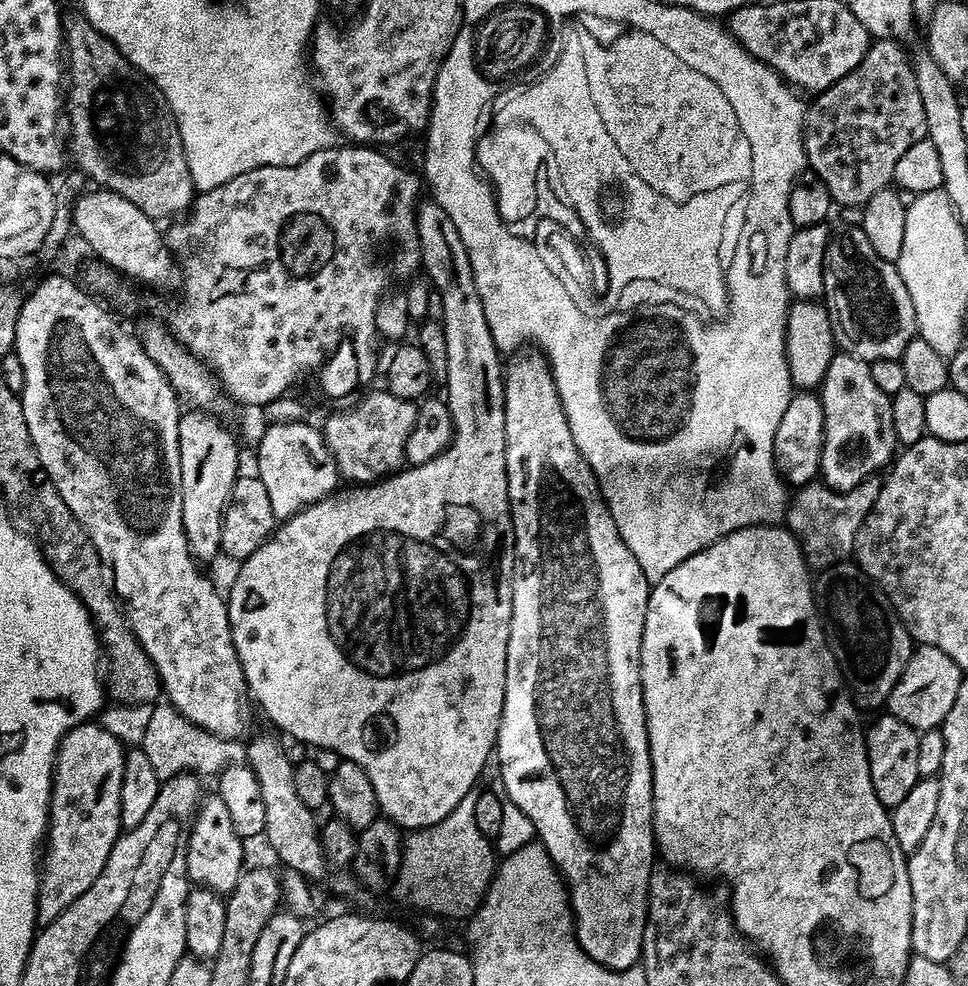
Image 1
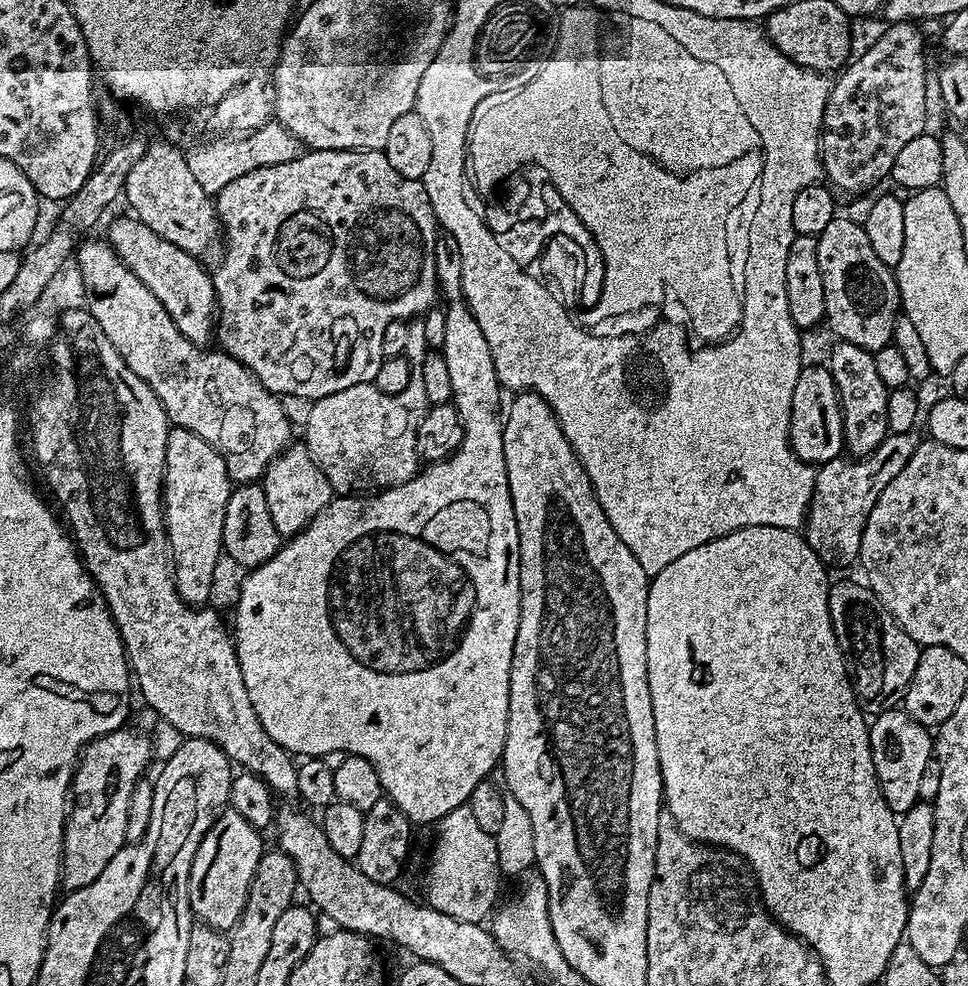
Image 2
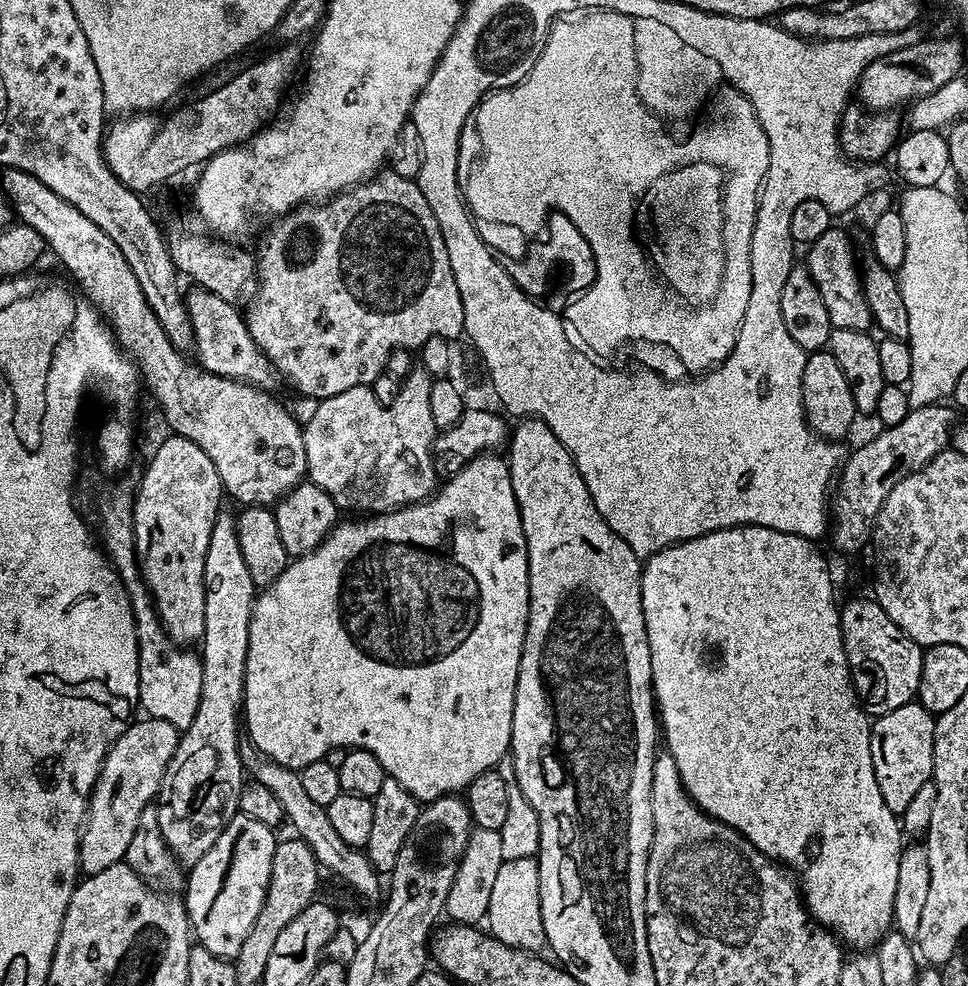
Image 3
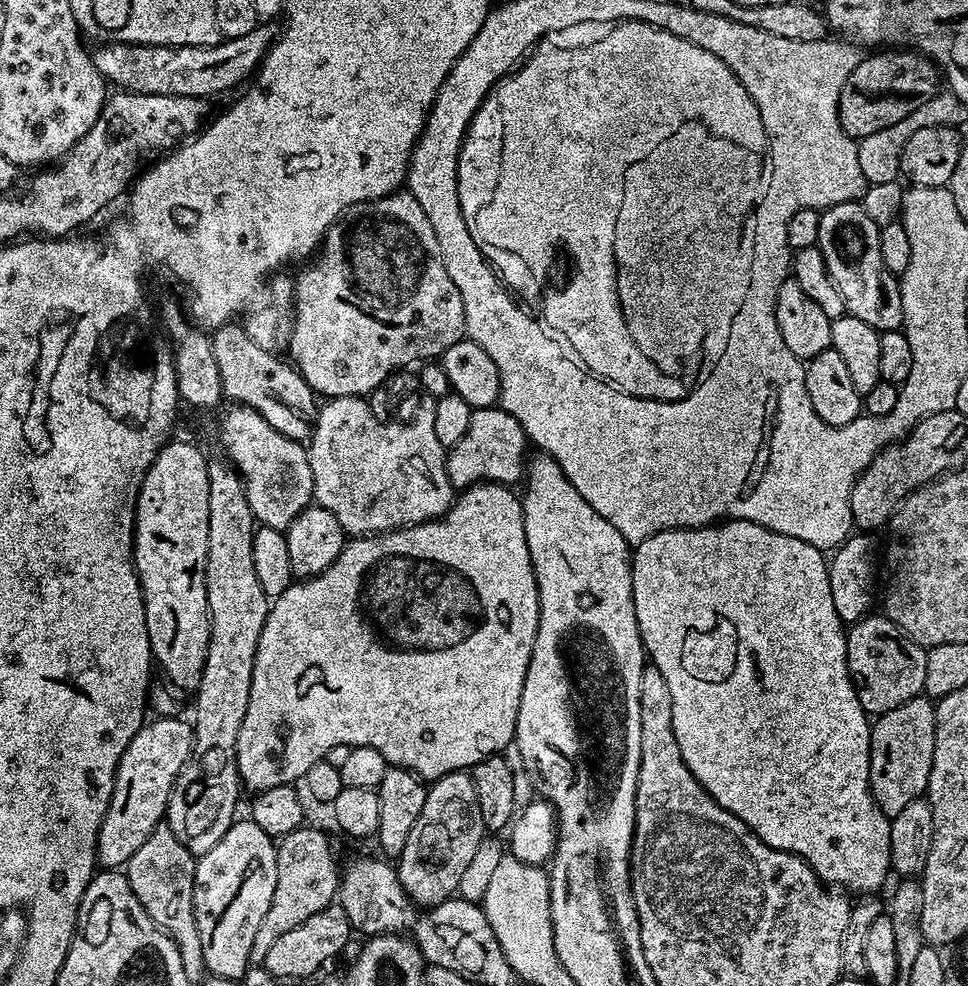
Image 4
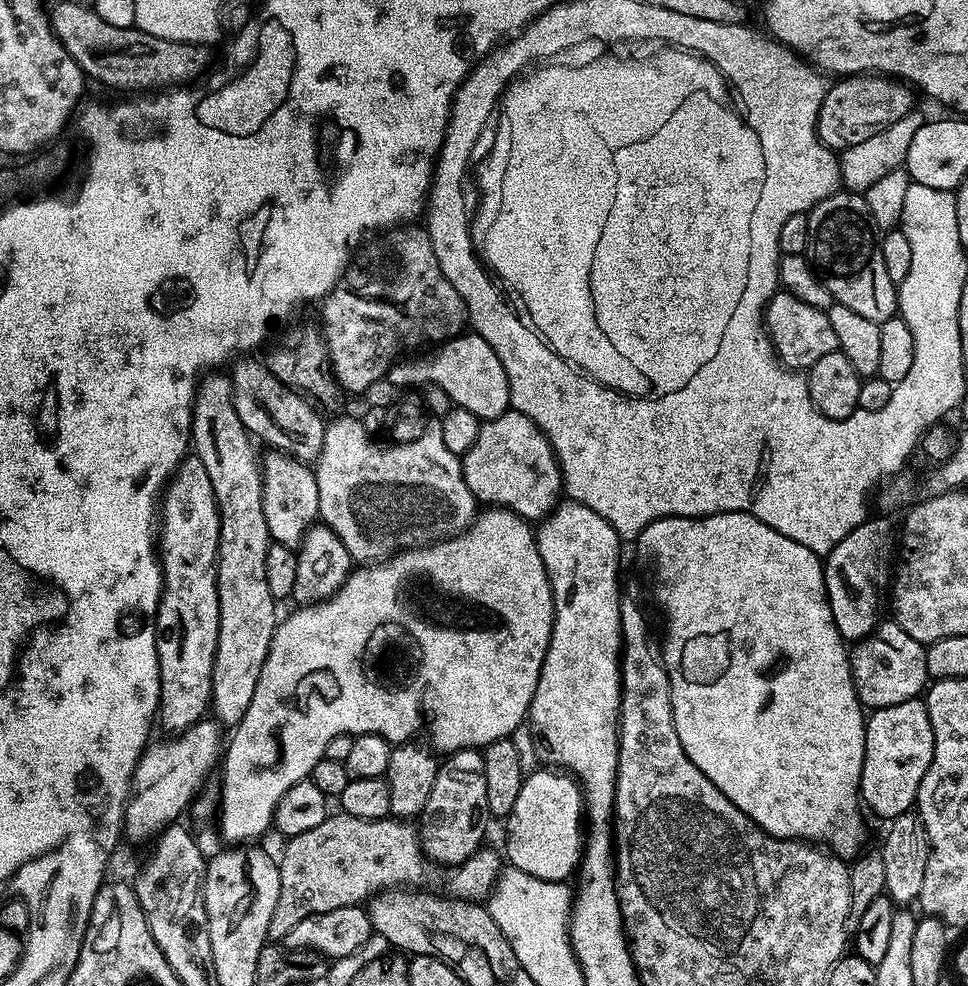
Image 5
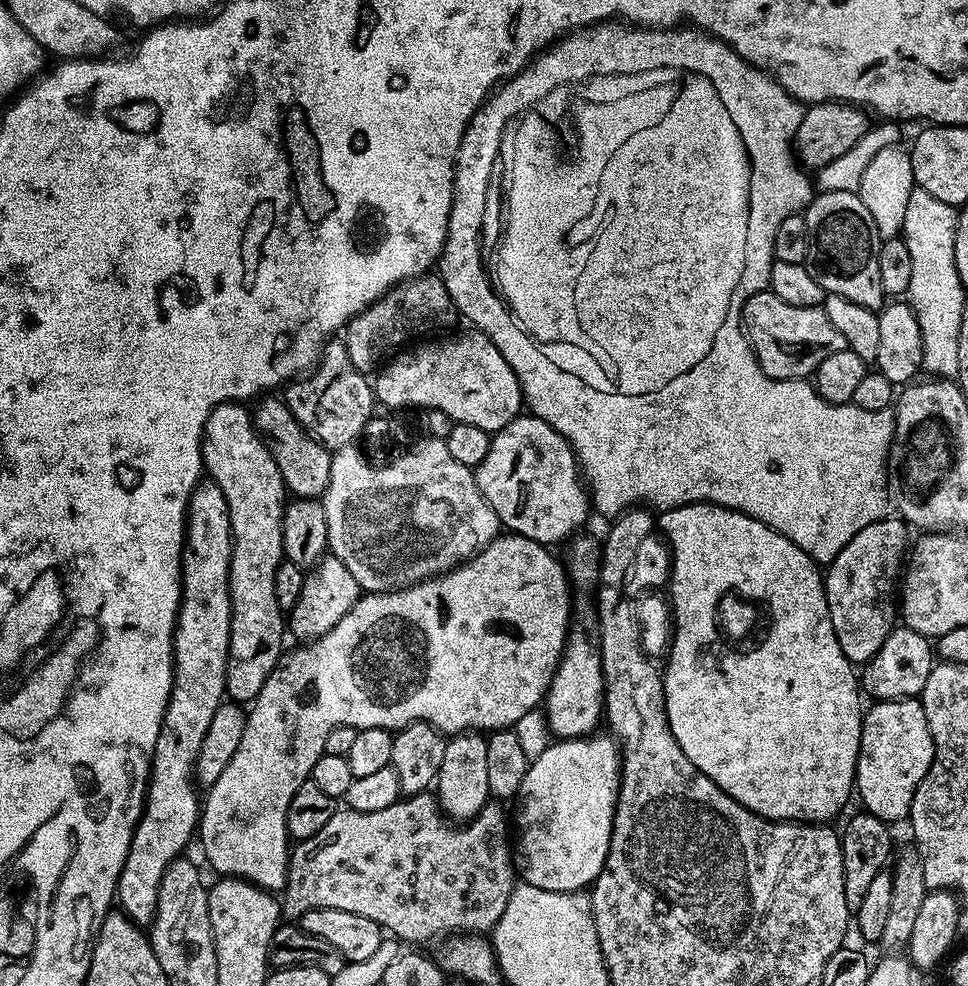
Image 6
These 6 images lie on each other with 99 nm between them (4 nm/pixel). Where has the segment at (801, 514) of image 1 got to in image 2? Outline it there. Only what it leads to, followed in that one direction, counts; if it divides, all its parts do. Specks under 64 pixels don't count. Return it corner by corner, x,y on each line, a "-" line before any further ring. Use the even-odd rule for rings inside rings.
915,431
894,432
863,458
837,458
816,468
814,494
810,498
808,519
802,525
802,535
825,566
853,564
860,559
862,534
874,502
914,454
918,443

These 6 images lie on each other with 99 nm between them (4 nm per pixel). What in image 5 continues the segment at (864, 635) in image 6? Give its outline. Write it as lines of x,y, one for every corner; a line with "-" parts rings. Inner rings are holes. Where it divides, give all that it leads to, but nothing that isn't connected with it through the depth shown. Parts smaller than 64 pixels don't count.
869,518
850,530
834,550
830,550
824,565
826,594
834,622
846,642
865,640
881,623
880,603
885,603
890,588
890,573
894,568
894,528
888,520

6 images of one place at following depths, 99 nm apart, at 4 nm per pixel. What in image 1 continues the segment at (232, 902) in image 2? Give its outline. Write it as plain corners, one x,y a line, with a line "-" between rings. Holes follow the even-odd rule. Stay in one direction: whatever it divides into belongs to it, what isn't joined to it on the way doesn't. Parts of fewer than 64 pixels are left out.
218,794
205,795
196,809
192,820
192,829
186,841
186,870
188,879
193,885
208,888
217,894
227,894
234,890
244,872
243,842
230,822
230,813

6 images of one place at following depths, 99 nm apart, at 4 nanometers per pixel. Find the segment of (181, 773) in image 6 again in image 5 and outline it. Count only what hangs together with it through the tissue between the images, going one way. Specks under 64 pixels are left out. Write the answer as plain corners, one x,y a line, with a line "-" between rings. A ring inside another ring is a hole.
194,454
185,456
169,479
158,508
158,555
164,572
164,592
156,611
156,653
160,667
160,706
158,724
168,734
183,734
190,726
205,719
212,702
214,654
218,646
218,586
216,585
216,555
220,541
220,515
210,486
206,466

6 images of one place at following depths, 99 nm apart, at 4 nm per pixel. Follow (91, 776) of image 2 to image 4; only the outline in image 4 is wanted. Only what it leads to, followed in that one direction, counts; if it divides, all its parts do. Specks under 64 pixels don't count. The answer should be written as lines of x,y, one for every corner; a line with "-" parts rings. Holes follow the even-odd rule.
152,718
145,723
143,728
134,734
130,746
120,759
120,765
116,771
114,790
110,798
110,806
102,818
102,826
98,830
96,839
96,859
99,867
104,870
120,870
127,865
130,858
134,858
138,846
150,838
150,834
165,819
168,811
168,799
172,788
176,784
178,774
184,769
184,763
192,757
192,745
194,743
194,728
181,718

